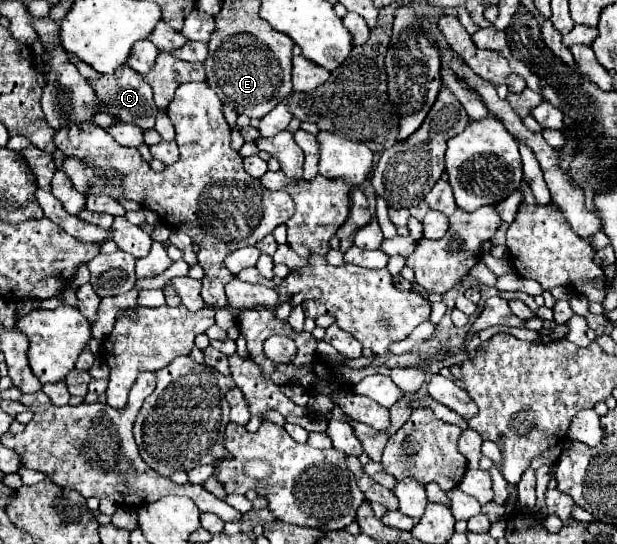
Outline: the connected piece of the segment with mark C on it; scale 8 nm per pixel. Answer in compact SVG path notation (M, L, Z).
M123 66L117 74L101 74L99 78L87 80L101 102L121 122L131 122L143 130L155 126L157 106L153 102L151 86L141 74Z

